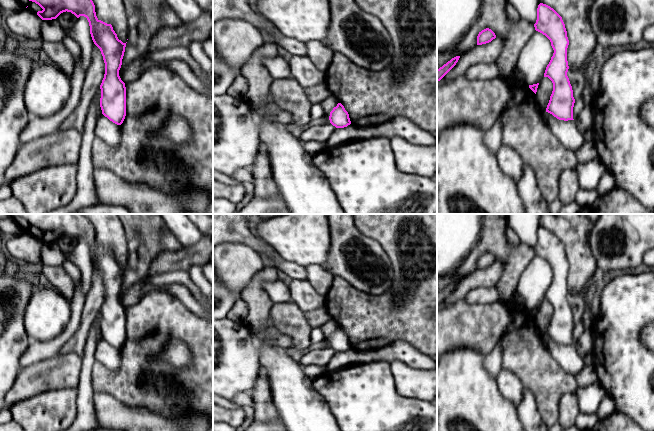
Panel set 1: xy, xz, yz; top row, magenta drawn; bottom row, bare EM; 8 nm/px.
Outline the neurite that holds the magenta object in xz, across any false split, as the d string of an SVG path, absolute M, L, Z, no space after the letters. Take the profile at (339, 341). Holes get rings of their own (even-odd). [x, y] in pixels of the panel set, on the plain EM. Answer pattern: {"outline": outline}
{"outline": "M341 327L330 336L329 344L336 352L344 352L351 348L349 338Z"}

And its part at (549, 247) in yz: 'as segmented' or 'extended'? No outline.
as segmented

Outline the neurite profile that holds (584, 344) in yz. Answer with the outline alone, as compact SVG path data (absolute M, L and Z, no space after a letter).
M586 329L574 345L578 354L582 358L584 358L592 350L593 345L592 331Z

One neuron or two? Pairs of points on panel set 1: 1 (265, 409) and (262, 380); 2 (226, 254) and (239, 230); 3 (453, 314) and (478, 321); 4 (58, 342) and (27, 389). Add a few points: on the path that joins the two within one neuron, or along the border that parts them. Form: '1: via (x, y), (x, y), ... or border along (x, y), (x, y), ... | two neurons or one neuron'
1: via (263, 402), (262, 387) | one neuron
2: border along (223, 242), (243, 243), (255, 251) | two neurons
3: via (459, 320), (472, 321) | one neuron
4: border along (57, 353), (25, 367) | two neurons

